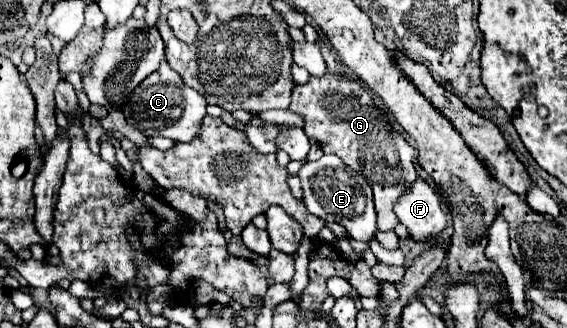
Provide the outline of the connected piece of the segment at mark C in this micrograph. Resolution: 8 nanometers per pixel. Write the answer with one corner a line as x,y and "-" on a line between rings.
162,60
160,68
152,72
146,80
142,80
140,86
130,94
122,112
126,116
126,122
142,132
164,136
176,142
192,142
200,134
200,124
206,116
206,106
206,98
196,90
188,88
182,82
180,74
174,72
166,60

